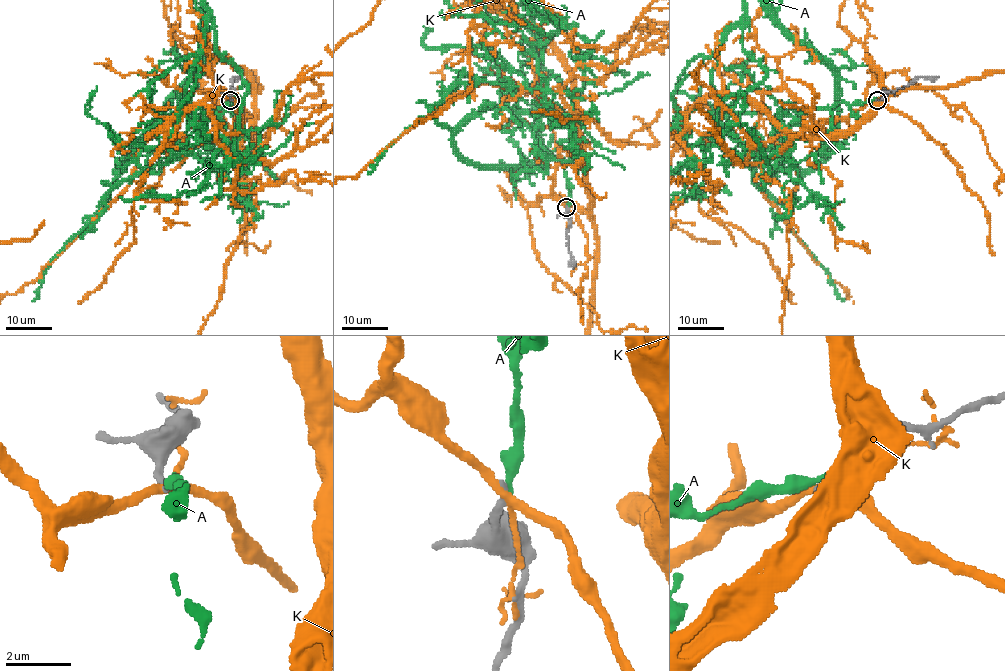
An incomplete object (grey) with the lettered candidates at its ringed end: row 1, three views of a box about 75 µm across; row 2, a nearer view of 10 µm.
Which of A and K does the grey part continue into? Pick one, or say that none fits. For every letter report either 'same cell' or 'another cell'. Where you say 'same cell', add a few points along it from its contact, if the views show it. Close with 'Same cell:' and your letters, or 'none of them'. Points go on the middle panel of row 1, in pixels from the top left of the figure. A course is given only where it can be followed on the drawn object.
A: another cell
K: another cell
Same cell: none of them

